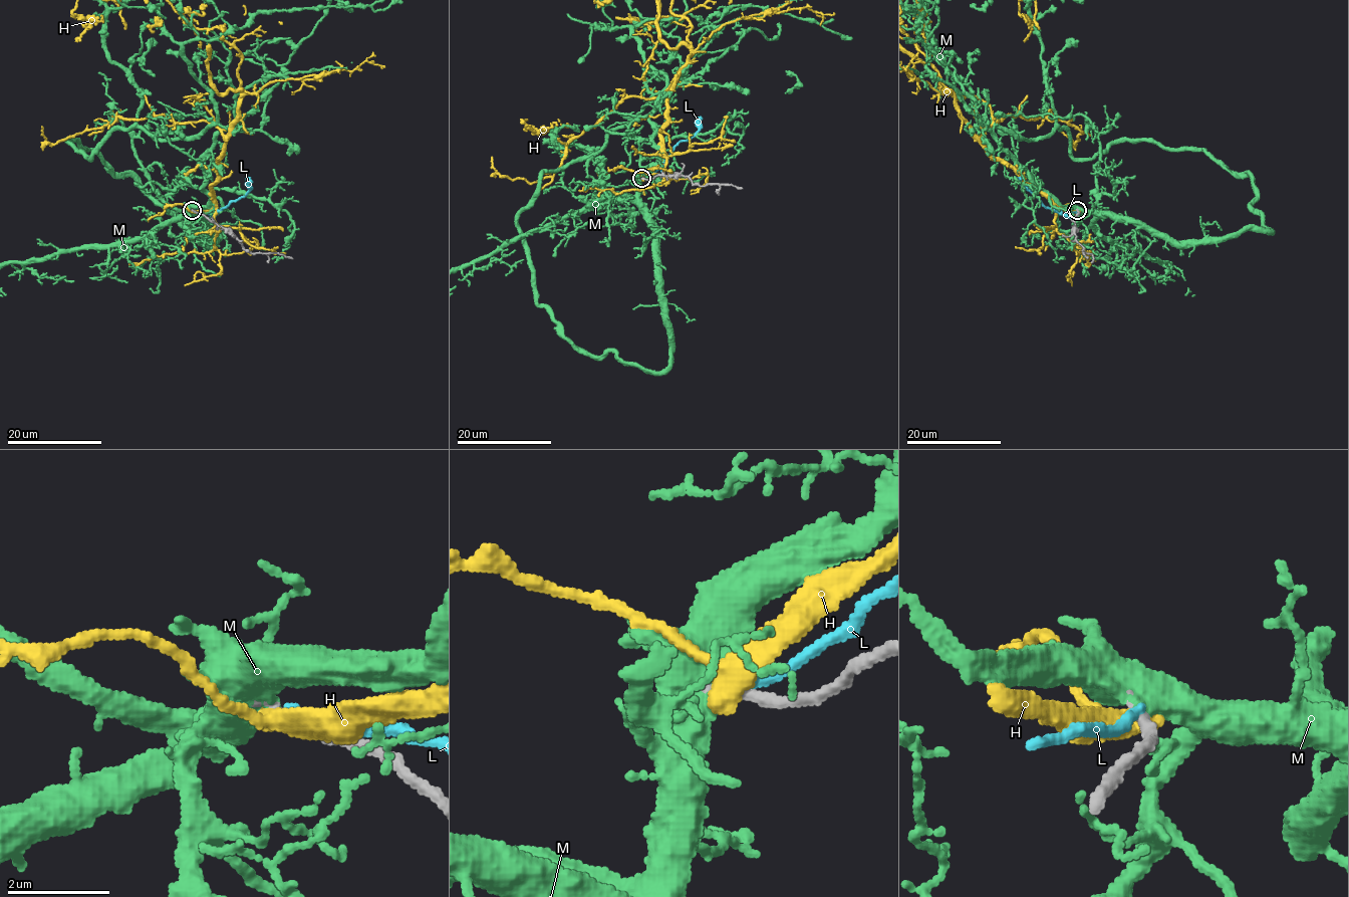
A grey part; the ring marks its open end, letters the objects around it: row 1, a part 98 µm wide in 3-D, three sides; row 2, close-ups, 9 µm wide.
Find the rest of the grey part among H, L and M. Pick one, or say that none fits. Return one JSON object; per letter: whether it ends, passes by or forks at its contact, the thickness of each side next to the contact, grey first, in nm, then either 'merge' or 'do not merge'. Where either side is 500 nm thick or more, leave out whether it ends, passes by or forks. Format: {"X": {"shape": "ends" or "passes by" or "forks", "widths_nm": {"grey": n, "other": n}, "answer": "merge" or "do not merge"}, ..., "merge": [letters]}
{"H": {"shape": "passes by", "widths_nm": {"grey": 240, "other": 360}, "answer": "do not merge"}, "L": {"shape": "ends", "widths_nm": {"grey": 240, "other": 200}, "answer": "do not merge"}, "M": {"widths_nm": {"grey": 200, "other": 700}, "answer": "merge"}, "merge": ["M"]}

